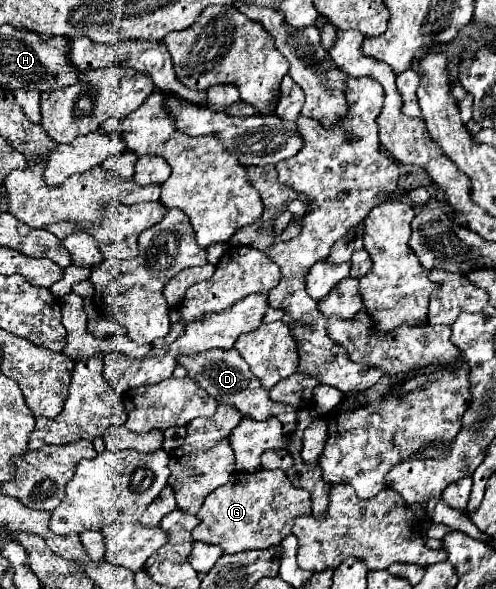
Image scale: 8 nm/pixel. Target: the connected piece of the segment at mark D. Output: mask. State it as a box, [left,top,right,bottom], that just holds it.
[178,349,298,437]

